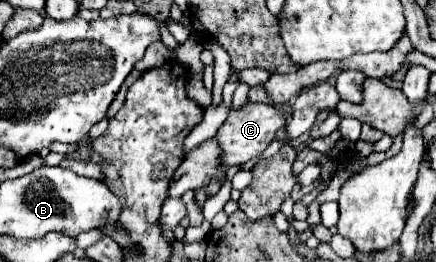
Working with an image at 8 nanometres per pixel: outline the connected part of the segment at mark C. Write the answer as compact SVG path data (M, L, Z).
M228 81L224 87L224 103L232 109L226 123L220 127L216 139L222 145L222 163L226 167L230 165L242 165L258 155L264 153L264 149L276 139L276 133L280 129L286 127L286 115L274 107L274 105L266 105L266 103L246 103L242 109L234 109L232 107L232 93L234 93L234 81Z

